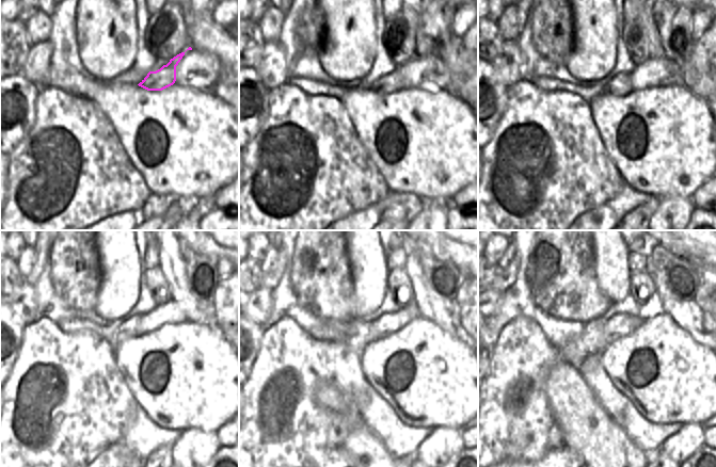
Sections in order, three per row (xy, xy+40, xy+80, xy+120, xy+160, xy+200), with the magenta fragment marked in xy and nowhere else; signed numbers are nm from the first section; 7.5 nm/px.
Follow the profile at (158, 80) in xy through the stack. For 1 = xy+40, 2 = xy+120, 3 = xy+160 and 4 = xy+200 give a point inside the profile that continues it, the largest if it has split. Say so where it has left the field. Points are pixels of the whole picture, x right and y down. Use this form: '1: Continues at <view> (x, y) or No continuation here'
1: Continues at xy+40 (391, 83)
2: Continues at xy+120 (129, 328)
3: Continues at xy+160 (356, 338)
4: Continues at xy+200 (566, 336).

